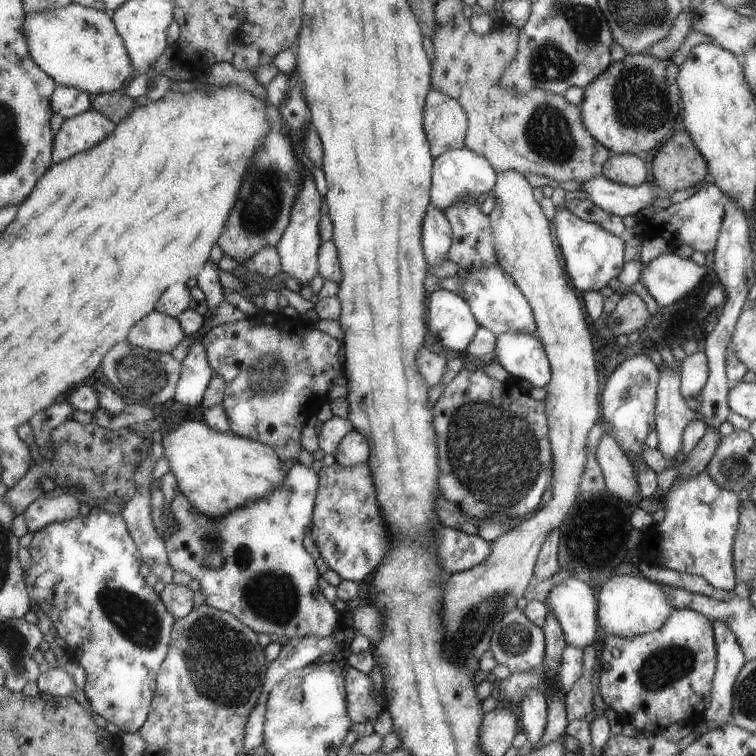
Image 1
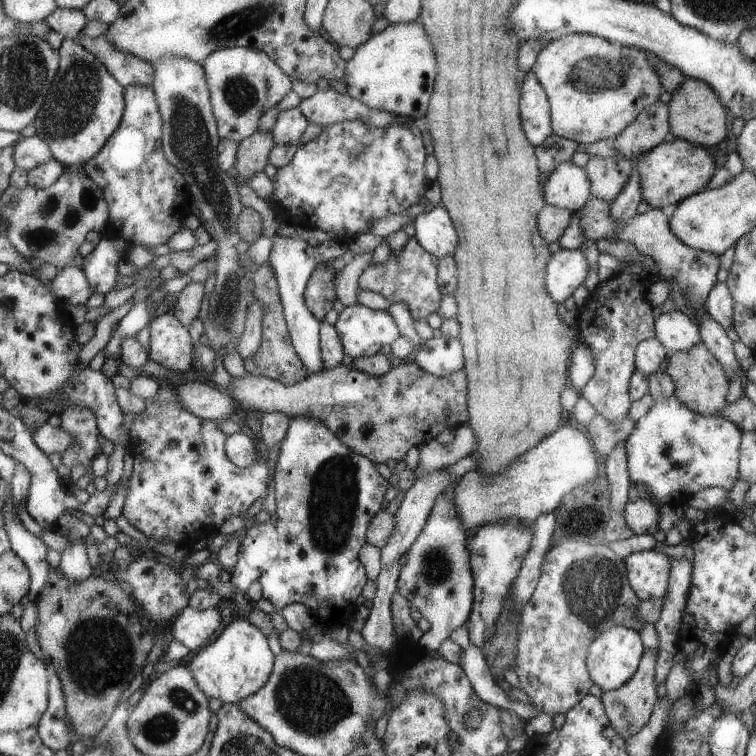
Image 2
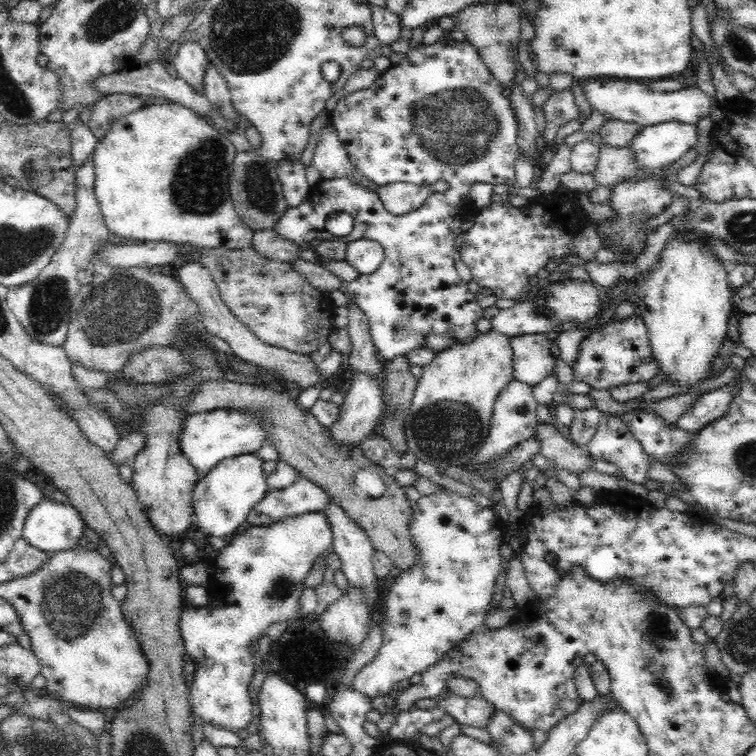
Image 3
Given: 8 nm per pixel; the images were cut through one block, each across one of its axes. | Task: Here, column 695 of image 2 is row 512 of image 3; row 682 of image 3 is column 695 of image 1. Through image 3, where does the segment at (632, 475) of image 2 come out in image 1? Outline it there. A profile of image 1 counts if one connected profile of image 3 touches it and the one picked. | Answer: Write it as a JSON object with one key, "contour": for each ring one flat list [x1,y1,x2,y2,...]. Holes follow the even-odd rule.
{"contour":[[702,347,680,362,680,393,683,398,694,398,706,383,708,368]]}

